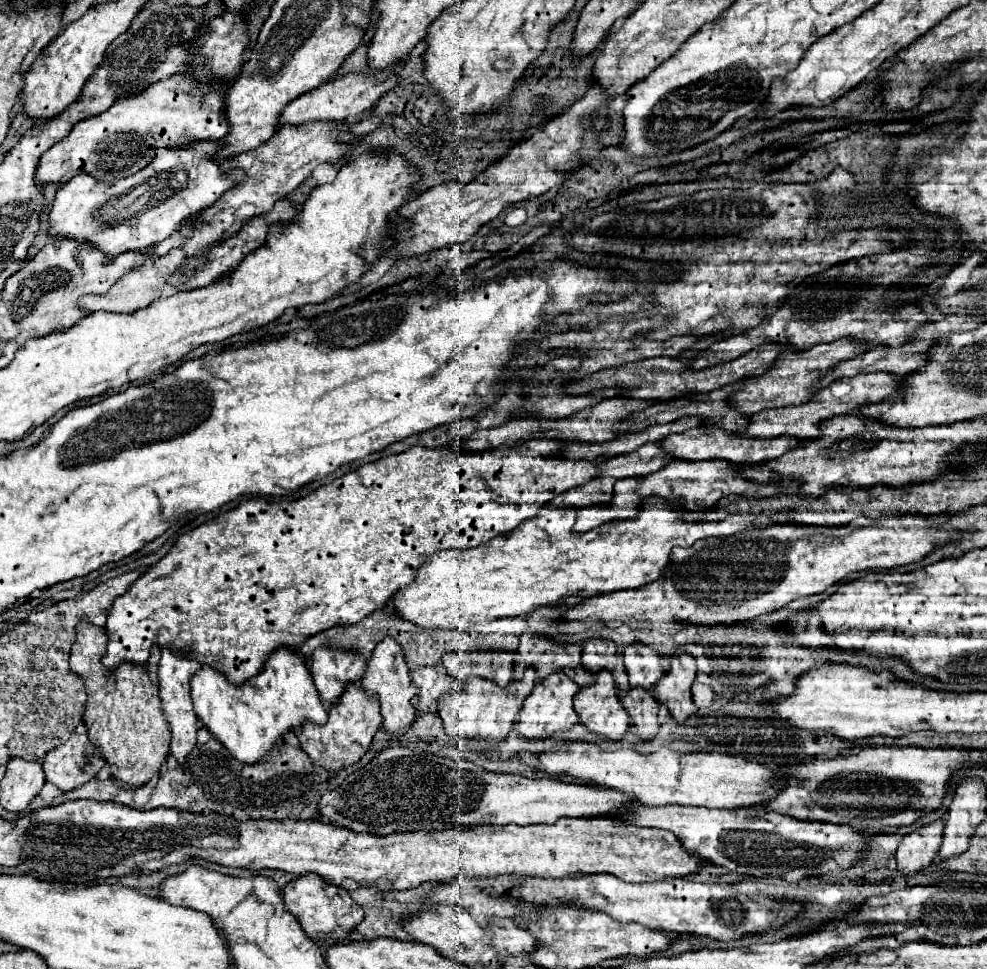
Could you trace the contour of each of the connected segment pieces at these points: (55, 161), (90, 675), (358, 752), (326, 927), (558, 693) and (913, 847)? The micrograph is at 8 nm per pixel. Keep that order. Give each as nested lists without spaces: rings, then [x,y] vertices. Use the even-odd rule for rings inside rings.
[[[176,73],[168,79],[162,79],[160,83],[152,83],[152,87],[146,87],[142,93],[120,97],[108,111],[96,117],[82,119],[60,143],[54,143],[50,151],[40,157],[34,179],[40,187],[44,187],[48,183],[66,183],[74,175],[86,173],[86,175],[92,175],[94,179],[100,179],[102,183],[112,183],[116,179],[124,179],[126,175],[134,175],[136,171],[146,167],[154,159],[156,149],[186,147],[188,143],[208,141],[208,139],[218,141],[228,133],[228,121],[224,117],[224,97],[228,89],[230,85],[220,81],[192,83],[188,75]]]
[[[82,621],[76,629],[76,643],[72,645],[70,653],[70,669],[84,679],[86,687],[86,713],[84,713],[84,725],[88,729],[88,739],[102,751],[102,757],[110,765],[112,777],[124,781],[130,787],[142,787],[146,785],[156,773],[160,773],[162,765],[166,763],[166,757],[170,755],[170,729],[168,723],[162,715],[160,709],[160,699],[158,699],[158,661],[160,661],[160,651],[158,647],[152,649],[148,669],[132,663],[122,663],[116,671],[108,671],[102,665],[102,655],[106,653],[106,631],[100,627],[94,627],[88,621]]]
[[[348,685],[344,695],[340,697],[340,701],[336,705],[332,705],[332,709],[328,713],[328,723],[322,727],[306,723],[300,729],[298,739],[302,743],[302,749],[308,753],[308,757],[314,763],[324,765],[324,769],[328,769],[328,771],[340,771],[348,765],[358,763],[364,757],[364,753],[368,751],[372,737],[376,735],[380,725],[382,725],[382,715],[380,715],[378,699],[366,697],[358,685]]]
[[[312,873],[298,877],[296,881],[290,881],[282,891],[282,899],[286,909],[298,919],[306,935],[310,939],[324,939],[326,943],[336,943],[346,939],[354,931],[354,927],[364,919],[362,907],[352,901],[346,889],[326,883],[322,877]]]
[[[552,673],[542,683],[536,683],[532,695],[524,701],[524,707],[520,709],[516,717],[518,735],[524,739],[548,739],[556,731],[568,731],[574,723],[578,723],[578,715],[572,707],[572,699],[578,691],[578,685],[570,681],[564,673]]]
[[[934,821],[932,825],[926,825],[912,835],[904,835],[896,851],[898,871],[902,875],[916,875],[924,867],[928,867],[936,859],[936,851],[940,849],[942,831],[944,823]]]

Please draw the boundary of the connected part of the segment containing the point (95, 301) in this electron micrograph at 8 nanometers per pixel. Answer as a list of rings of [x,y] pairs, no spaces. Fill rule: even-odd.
[[[176,249],[176,251],[168,251],[168,255],[162,257],[148,257],[140,267],[134,267],[134,271],[128,271],[128,275],[122,275],[108,291],[108,295],[84,295],[80,297],[80,307],[84,307],[84,311],[92,313],[92,311],[114,311],[114,313],[134,313],[138,309],[148,307],[156,297],[162,295],[164,283],[166,279],[182,265],[184,261],[184,251]]]

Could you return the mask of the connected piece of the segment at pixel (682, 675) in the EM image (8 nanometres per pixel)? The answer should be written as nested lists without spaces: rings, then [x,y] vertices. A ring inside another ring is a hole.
[[[676,655],[672,657],[670,671],[660,679],[650,695],[658,699],[658,703],[666,705],[670,715],[678,721],[678,725],[686,725],[686,719],[698,713],[694,707],[690,687],[696,677],[696,659],[690,655]]]

